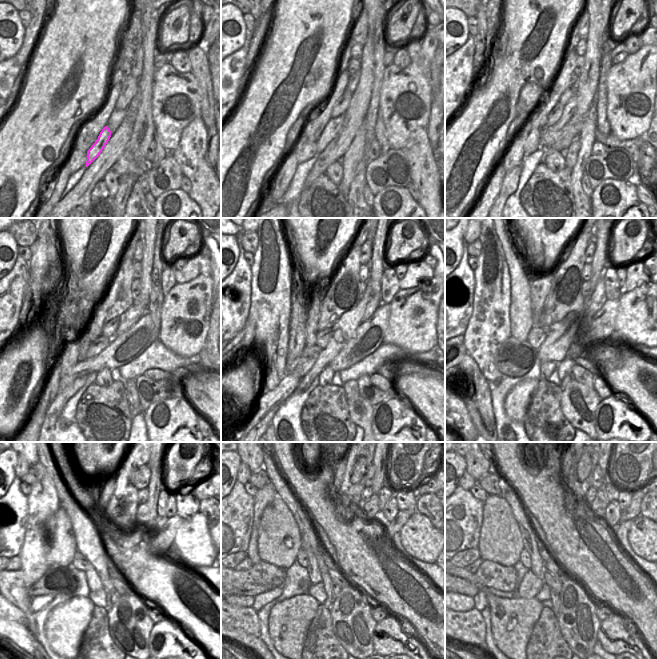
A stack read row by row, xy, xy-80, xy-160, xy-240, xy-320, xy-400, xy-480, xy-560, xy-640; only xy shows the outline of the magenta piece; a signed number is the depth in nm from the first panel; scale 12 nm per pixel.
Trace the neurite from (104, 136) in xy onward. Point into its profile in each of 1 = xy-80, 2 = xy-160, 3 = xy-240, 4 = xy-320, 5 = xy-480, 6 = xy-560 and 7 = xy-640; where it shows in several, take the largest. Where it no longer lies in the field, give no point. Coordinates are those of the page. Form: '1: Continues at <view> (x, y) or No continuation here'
1: Continues at xy-80 (333, 127)
2: Continues at xy-160 (568, 111)
3: Continues at xy-240 (133, 314)
4: Continues at xy-320 (375, 301)
5: Continues at xy-480 (154, 463)
6: Continues at xy-560 (380, 477)
7: Continues at xy-640 (605, 470).

